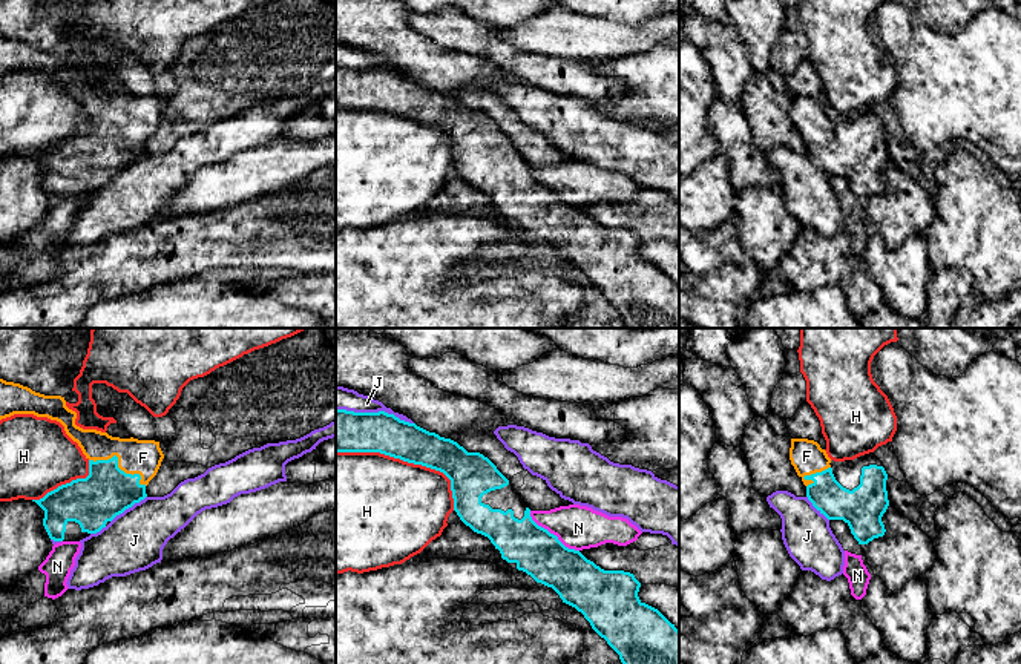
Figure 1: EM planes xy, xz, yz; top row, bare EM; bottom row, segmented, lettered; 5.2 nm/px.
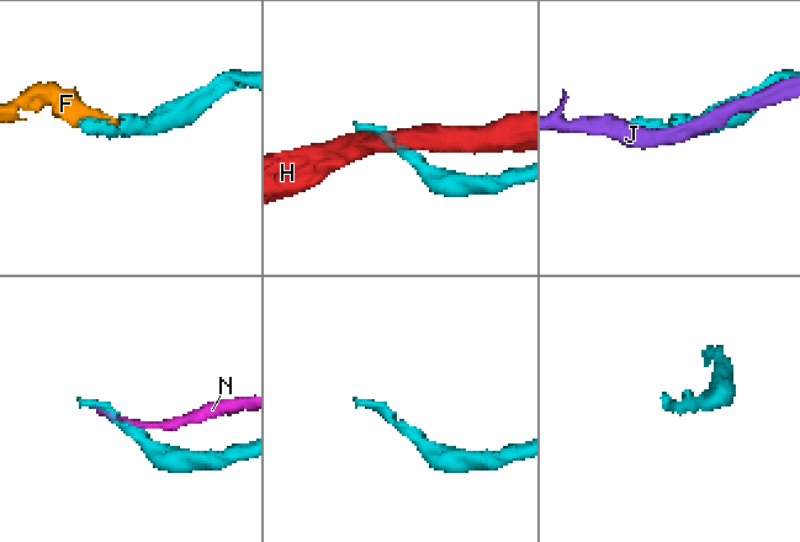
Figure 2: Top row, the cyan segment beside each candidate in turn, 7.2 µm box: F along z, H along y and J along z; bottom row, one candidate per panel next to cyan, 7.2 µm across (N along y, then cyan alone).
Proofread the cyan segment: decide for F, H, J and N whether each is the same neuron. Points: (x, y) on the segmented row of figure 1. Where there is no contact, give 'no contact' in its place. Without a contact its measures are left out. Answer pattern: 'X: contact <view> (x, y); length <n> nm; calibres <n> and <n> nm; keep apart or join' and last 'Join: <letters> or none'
F: contact xy (117, 465); length 340 nm; calibres 260 and 180 nm; join
H: contact xz (408, 462); length 700 nm; calibres 220 and 500 nm; keep apart
J: contact xz (374, 413); length 420 nm; calibres 220 and 130 nm; keep apart
N: contact xz (552, 534); length 340 nm; calibres 240 and 220 nm; keep apart
Join: F

